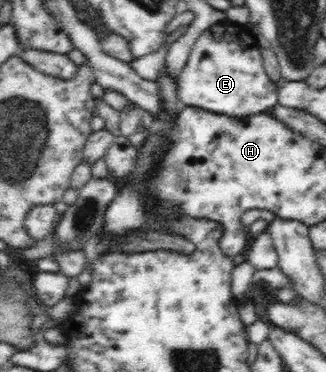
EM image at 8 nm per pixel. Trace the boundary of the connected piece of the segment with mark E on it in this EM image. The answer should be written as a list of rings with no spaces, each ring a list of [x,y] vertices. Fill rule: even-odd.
[[[225,20],[209,27],[199,35],[185,66],[176,78],[177,96],[179,96],[181,107],[201,108],[229,117],[244,117],[267,113],[271,107],[277,106],[279,87],[265,71],[260,51],[261,47],[257,43],[253,30],[248,25],[233,25]]]

